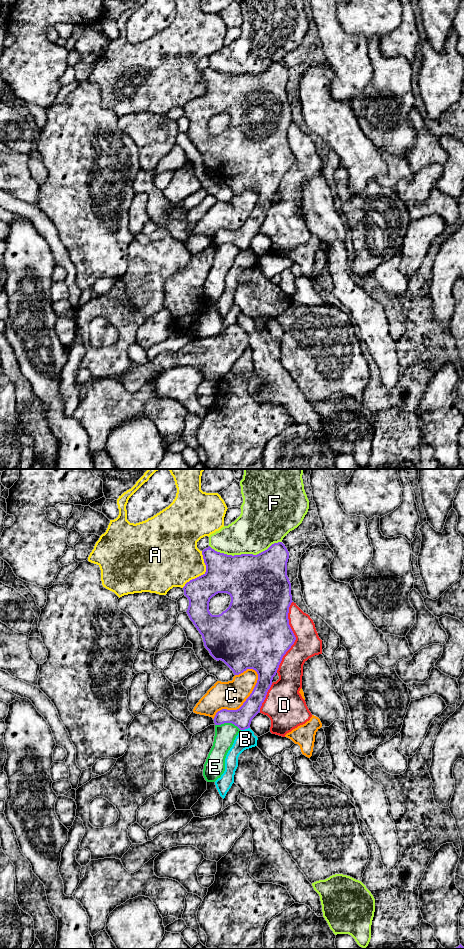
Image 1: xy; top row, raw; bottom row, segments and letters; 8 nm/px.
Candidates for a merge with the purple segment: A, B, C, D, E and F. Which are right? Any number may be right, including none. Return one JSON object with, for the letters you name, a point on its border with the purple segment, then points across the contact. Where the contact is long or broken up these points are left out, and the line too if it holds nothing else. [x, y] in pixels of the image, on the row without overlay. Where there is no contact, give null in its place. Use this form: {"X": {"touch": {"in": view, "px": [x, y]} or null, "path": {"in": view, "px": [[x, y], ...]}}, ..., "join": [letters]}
{"join": []}

